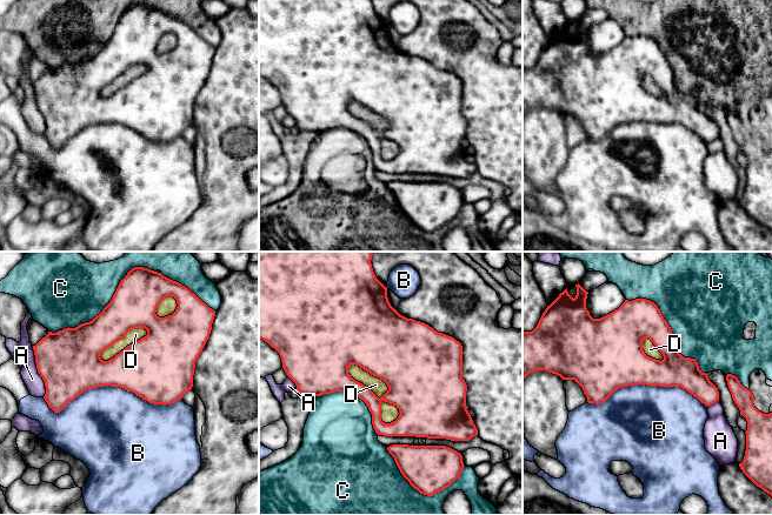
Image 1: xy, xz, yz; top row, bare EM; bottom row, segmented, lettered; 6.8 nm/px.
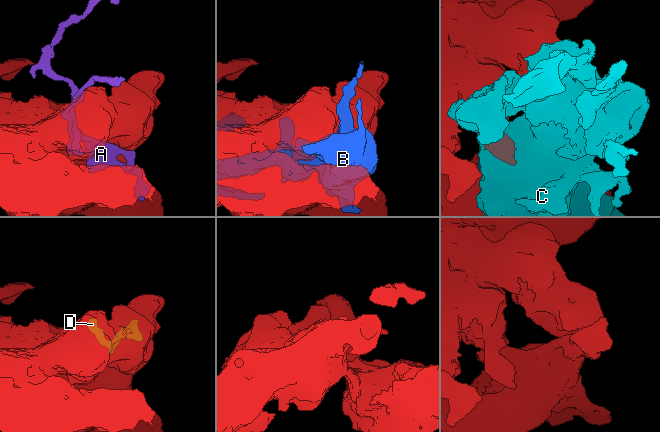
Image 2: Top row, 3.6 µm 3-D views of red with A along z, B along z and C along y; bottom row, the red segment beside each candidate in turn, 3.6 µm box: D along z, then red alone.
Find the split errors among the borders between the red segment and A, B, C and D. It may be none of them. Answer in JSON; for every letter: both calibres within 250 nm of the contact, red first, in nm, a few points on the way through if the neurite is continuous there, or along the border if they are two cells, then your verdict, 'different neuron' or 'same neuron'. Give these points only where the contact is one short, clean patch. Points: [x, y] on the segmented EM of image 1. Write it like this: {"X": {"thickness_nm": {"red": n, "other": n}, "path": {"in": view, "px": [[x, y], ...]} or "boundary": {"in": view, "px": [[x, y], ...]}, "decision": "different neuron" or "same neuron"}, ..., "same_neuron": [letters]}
{"A": {"thickness_nm": {"red": 440, "other": 120}, "decision": "different neuron"}, "B": {"thickness_nm": {"red": 360, "other": 500}, "decision": "different neuron"}, "C": {"thickness_nm": {"red": 300, "other": 460}, "decision": "different neuron"}, "D": {"thickness_nm": {"red": 460, "other": 90}, "decision": "different neuron"}, "same_neuron": []}

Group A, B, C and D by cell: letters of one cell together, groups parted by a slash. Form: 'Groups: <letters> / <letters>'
Groups: A / B / C D

